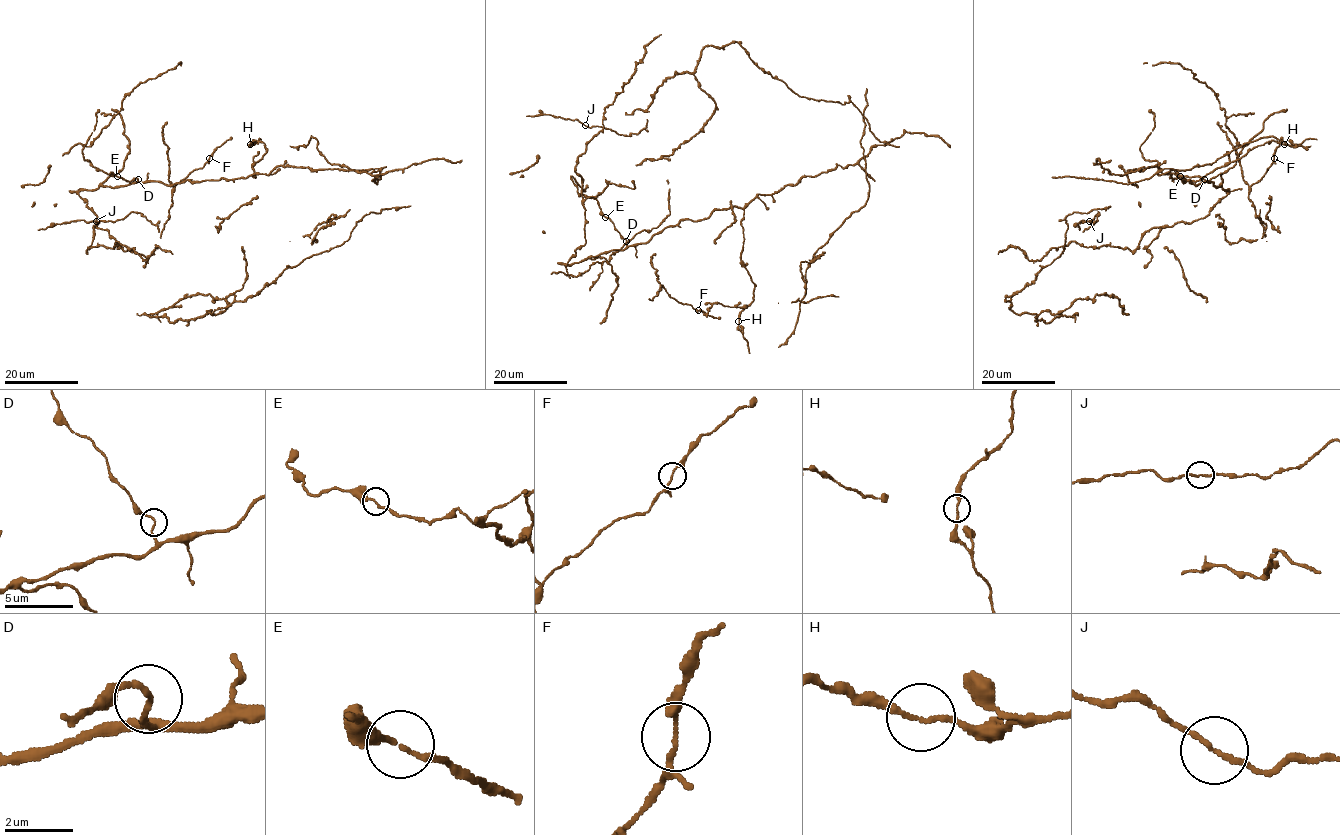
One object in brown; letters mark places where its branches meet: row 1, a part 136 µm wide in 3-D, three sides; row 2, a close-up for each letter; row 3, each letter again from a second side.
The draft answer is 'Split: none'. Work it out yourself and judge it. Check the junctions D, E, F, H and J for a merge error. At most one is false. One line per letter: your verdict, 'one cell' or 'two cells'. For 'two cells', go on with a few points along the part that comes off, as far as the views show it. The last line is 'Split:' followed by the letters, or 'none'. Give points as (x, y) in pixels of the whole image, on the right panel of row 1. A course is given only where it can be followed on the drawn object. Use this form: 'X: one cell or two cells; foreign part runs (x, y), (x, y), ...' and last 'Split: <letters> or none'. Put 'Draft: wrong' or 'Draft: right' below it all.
D: one cell
E: one cell
F: one cell
H: one cell
J: one cell
Split: none
Draft: right

